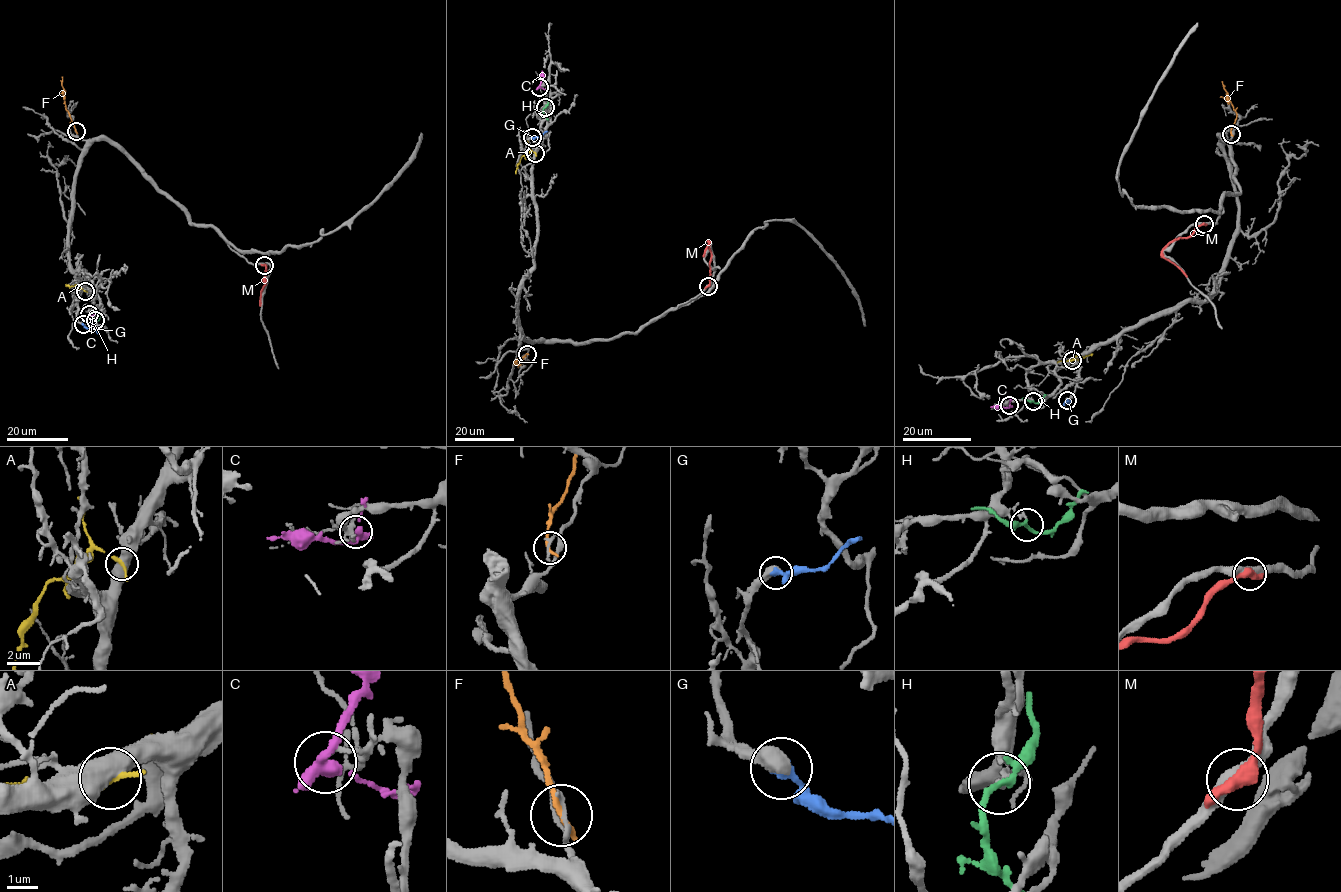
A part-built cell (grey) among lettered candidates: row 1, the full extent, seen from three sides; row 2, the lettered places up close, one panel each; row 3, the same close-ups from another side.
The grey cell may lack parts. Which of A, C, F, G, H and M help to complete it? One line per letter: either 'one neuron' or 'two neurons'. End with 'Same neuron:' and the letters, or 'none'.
A: two neurons
C: two neurons
F: two neurons
G: one neuron
H: two neurons
M: two neurons
Same neuron: G

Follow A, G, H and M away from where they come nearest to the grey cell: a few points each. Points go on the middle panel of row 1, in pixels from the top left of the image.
A: (535, 153), (528, 151), (523, 155), (515, 173)
G: (531, 137), (539, 137), (547, 131)
H: (545, 108), (543, 114), (548, 120)
M: (708, 285), (709, 242), (702, 256)

